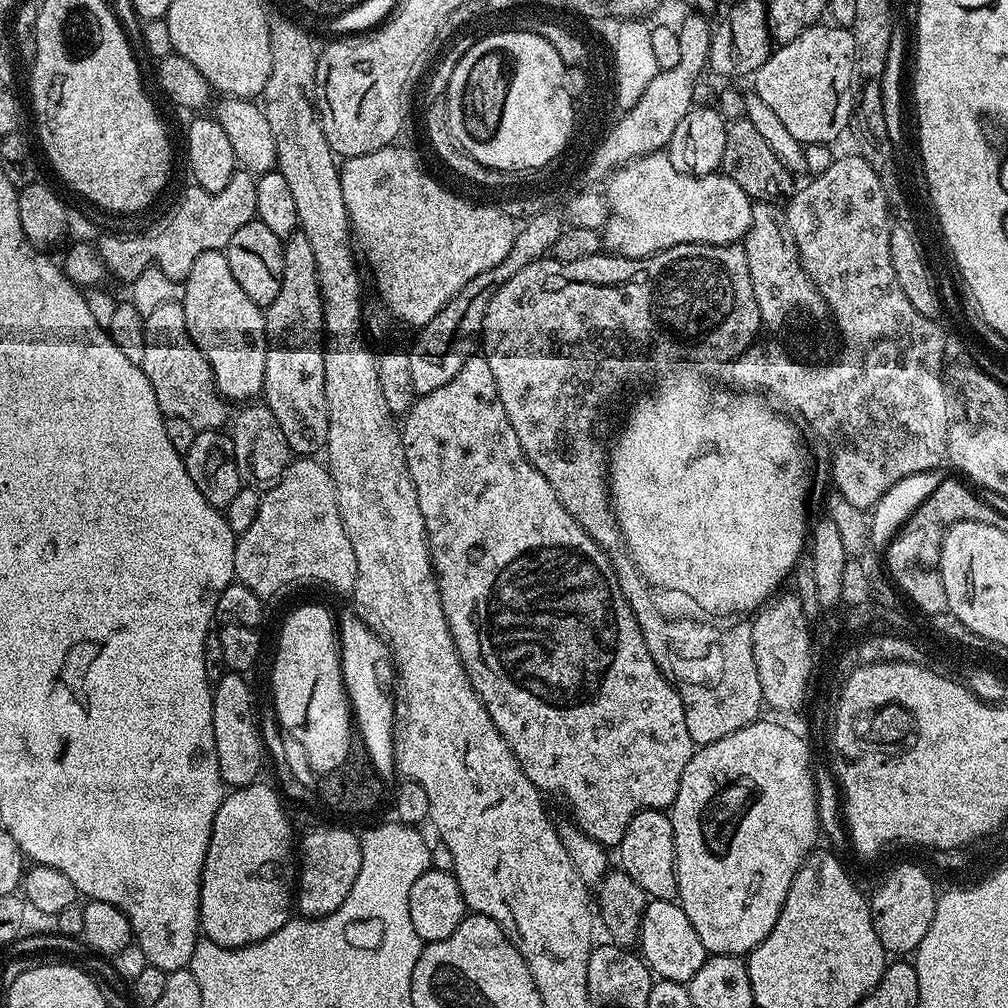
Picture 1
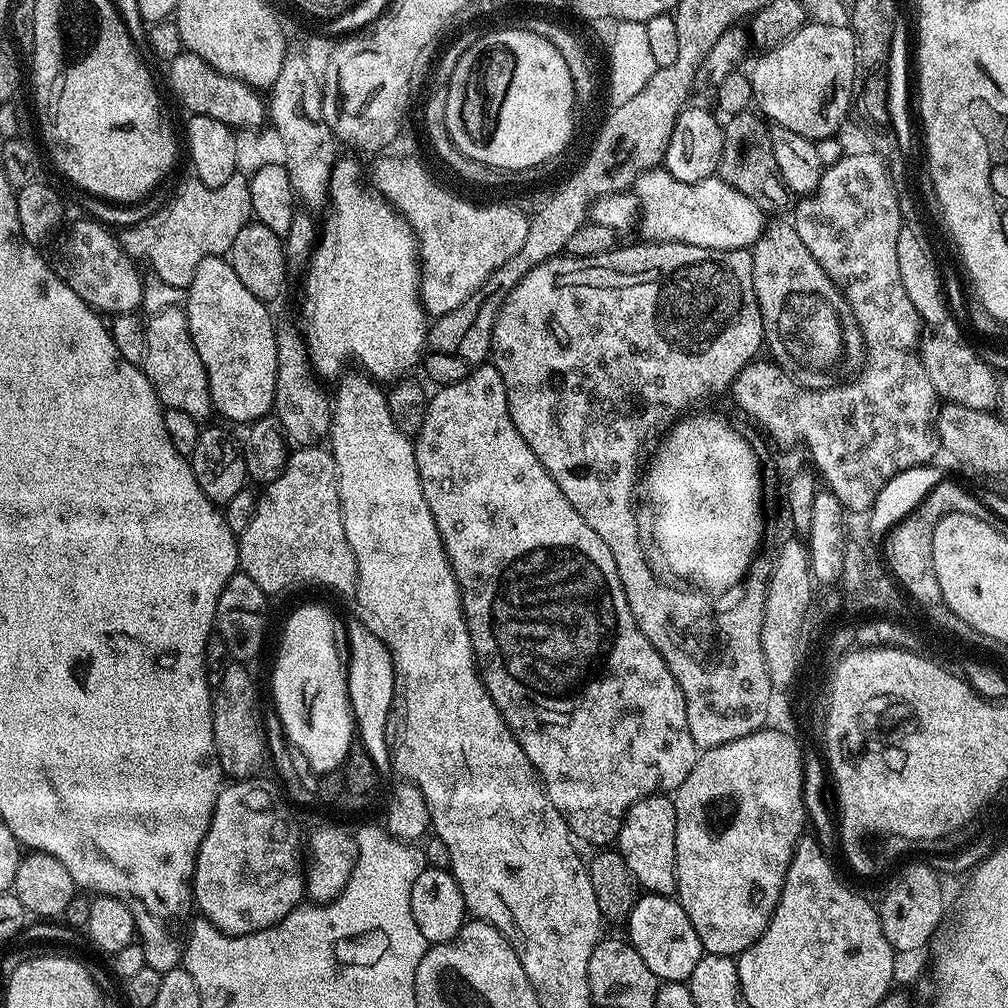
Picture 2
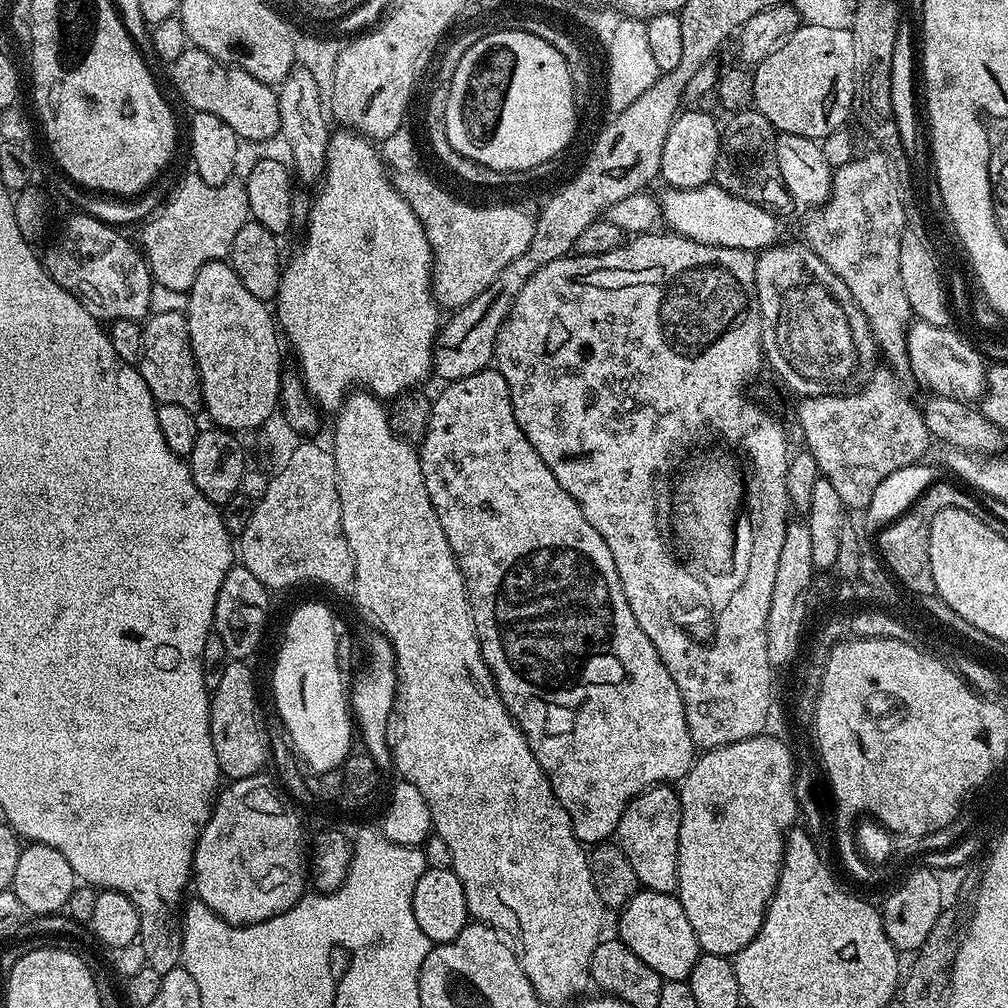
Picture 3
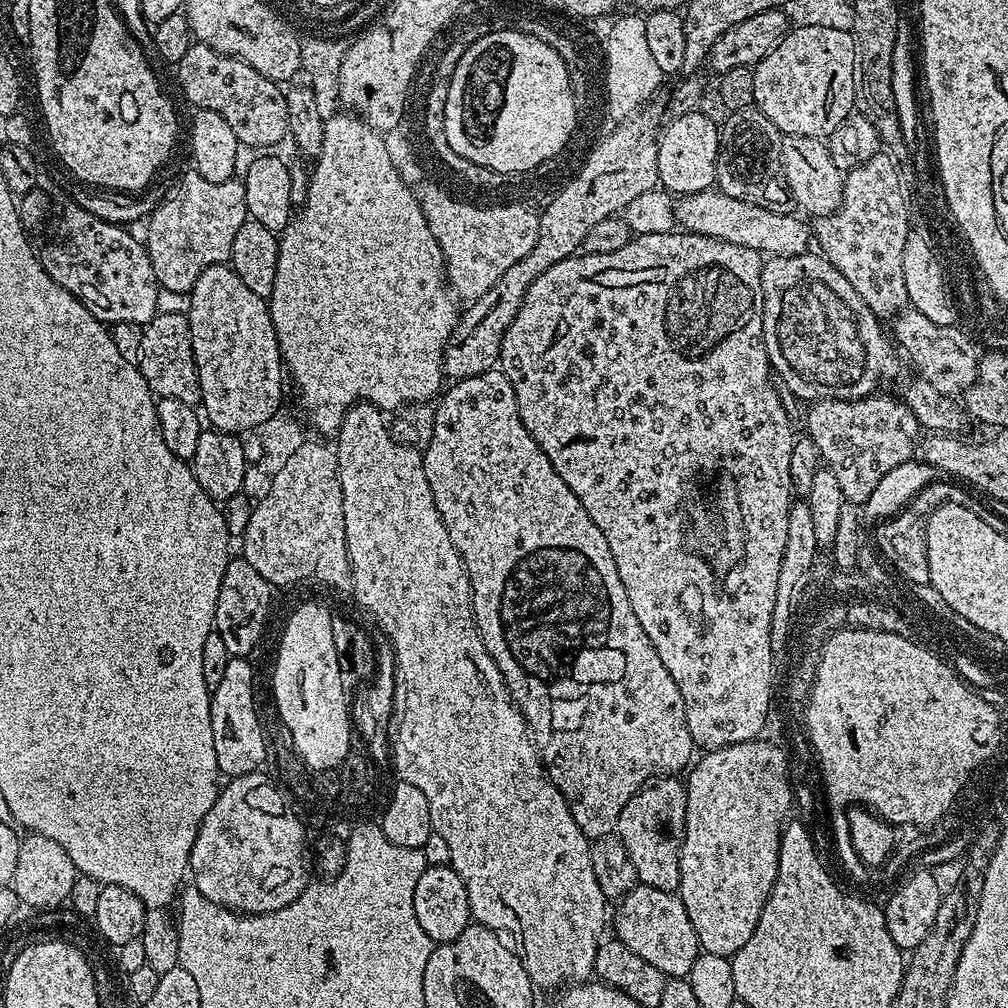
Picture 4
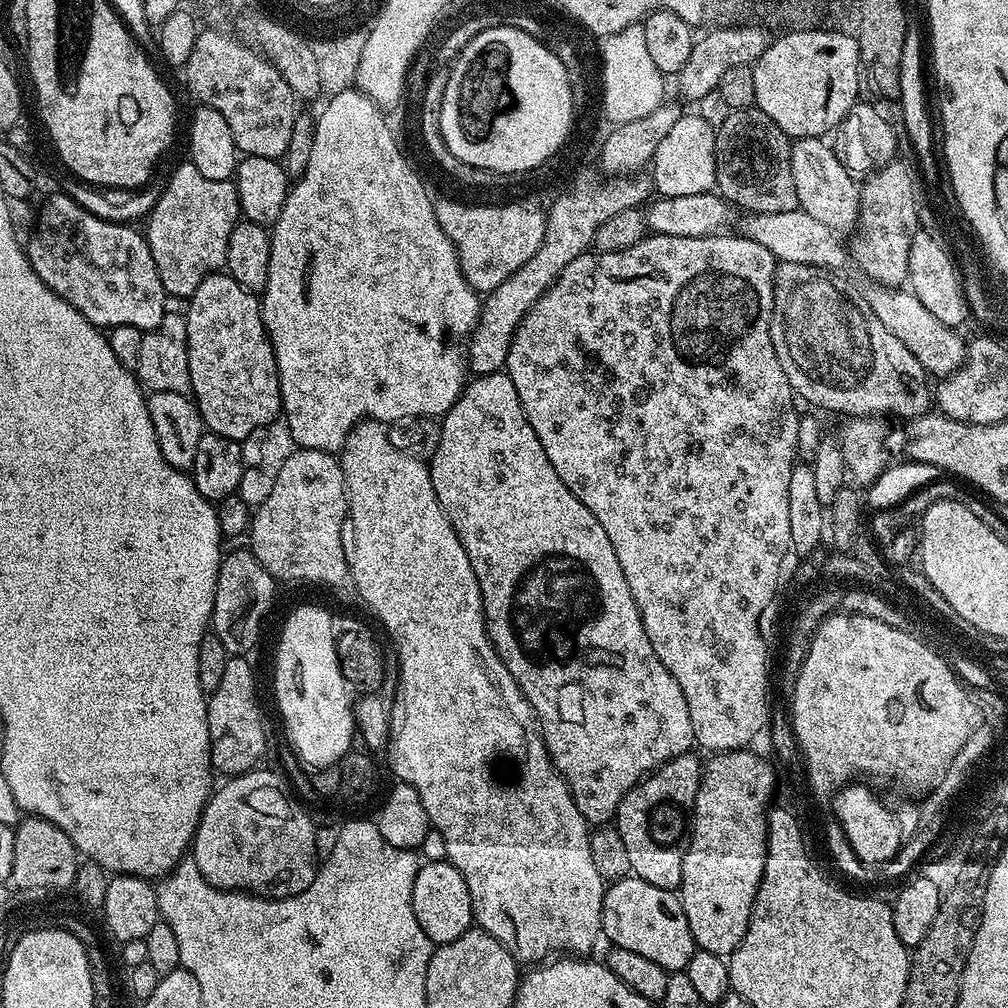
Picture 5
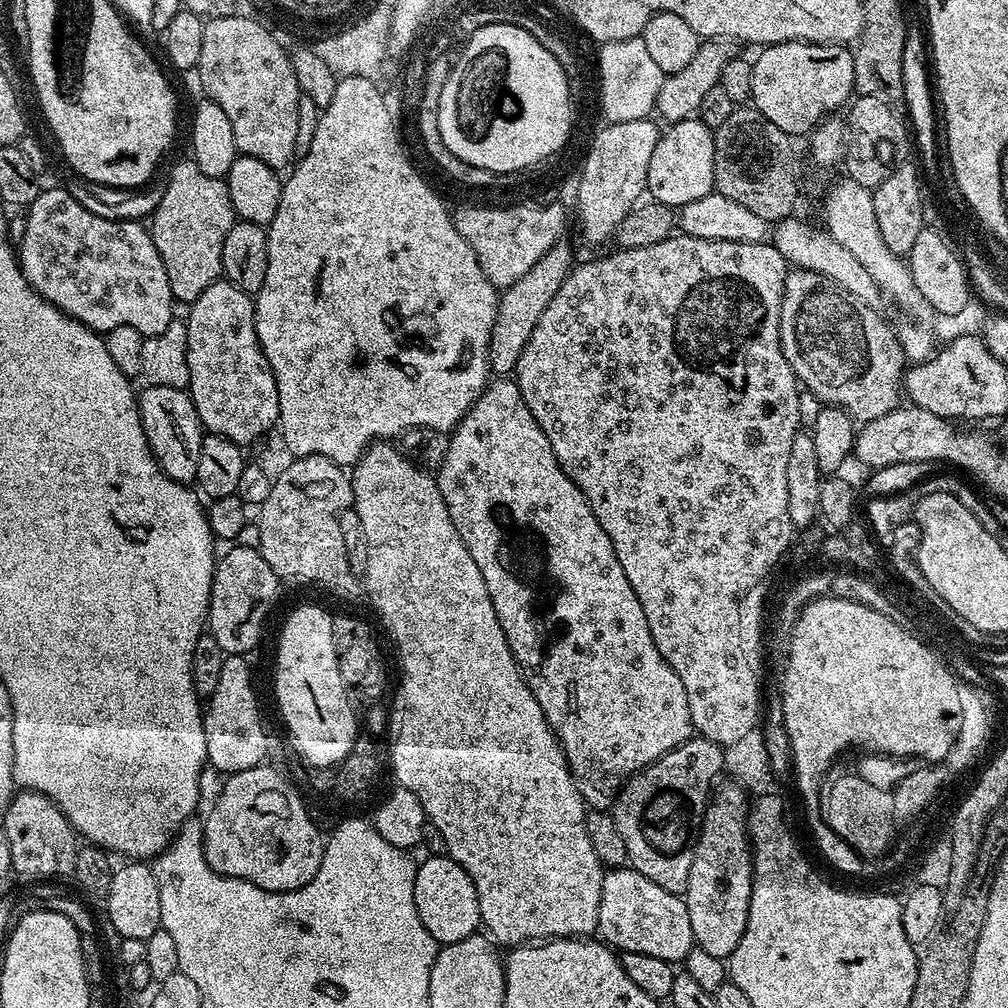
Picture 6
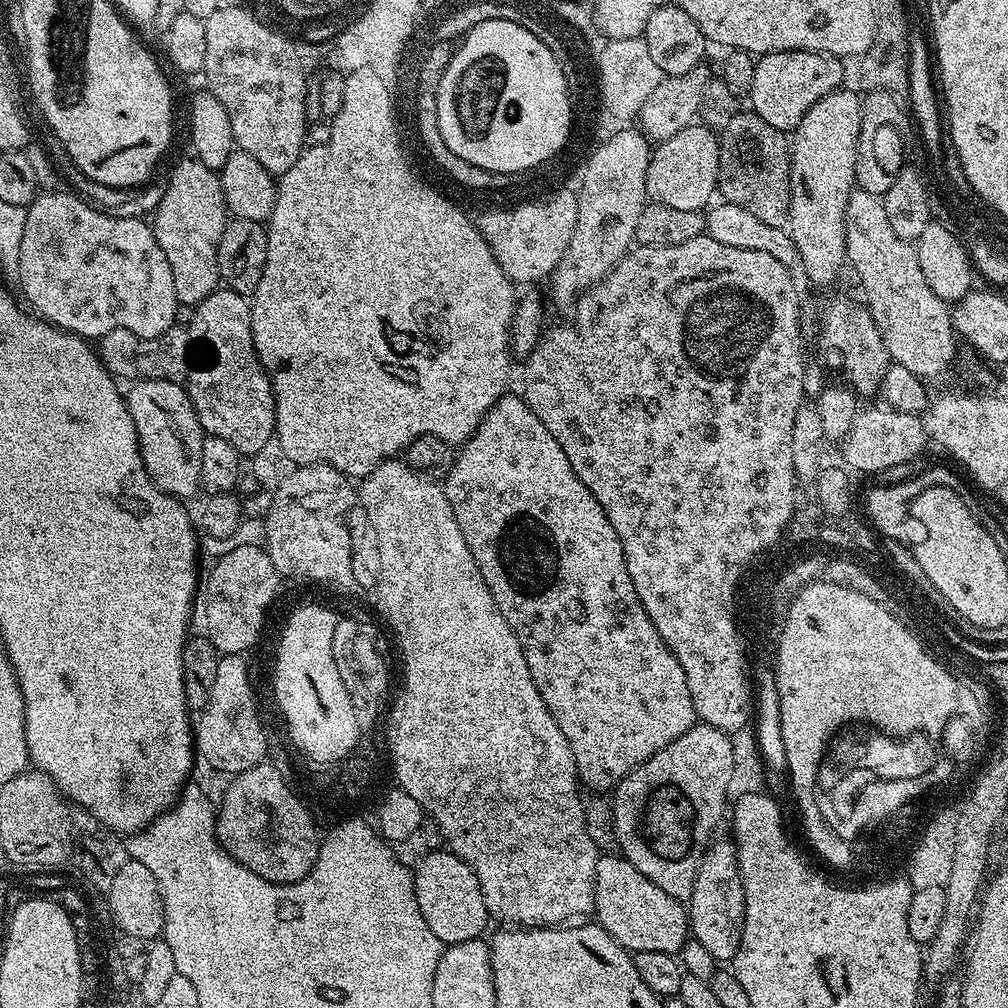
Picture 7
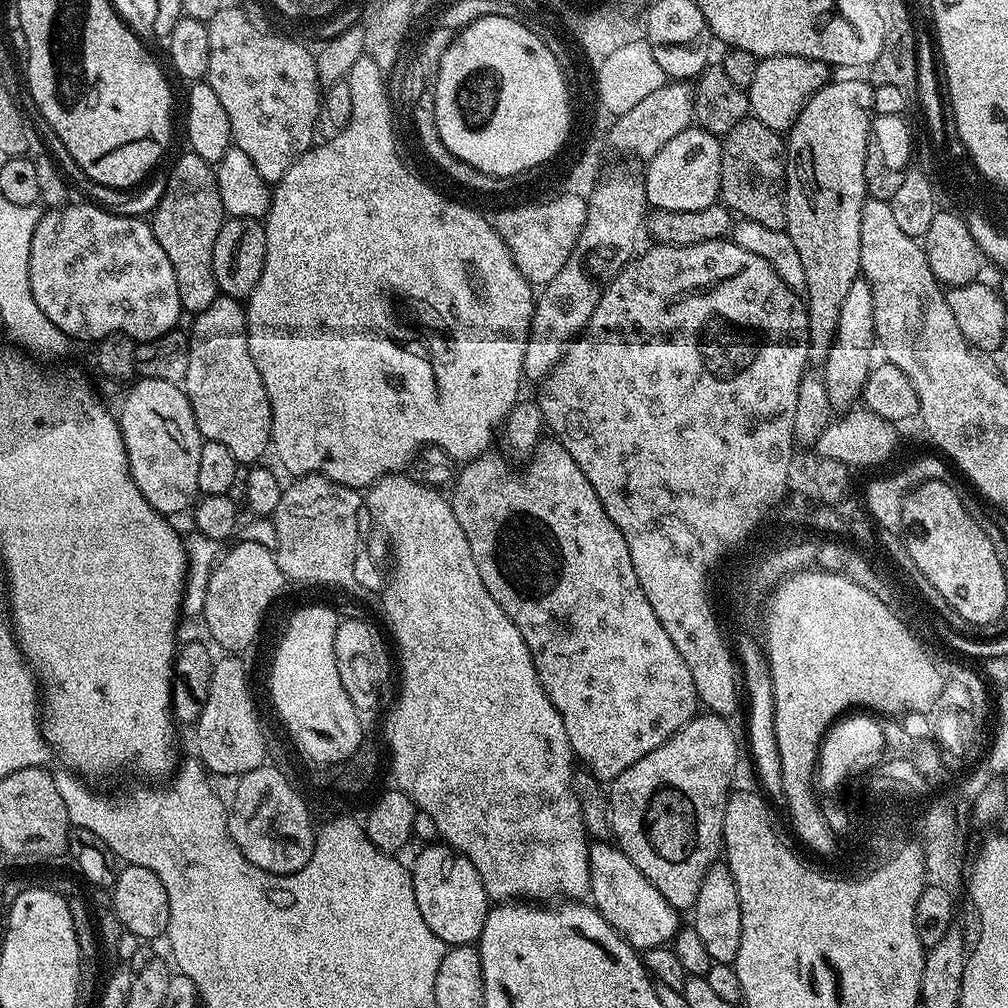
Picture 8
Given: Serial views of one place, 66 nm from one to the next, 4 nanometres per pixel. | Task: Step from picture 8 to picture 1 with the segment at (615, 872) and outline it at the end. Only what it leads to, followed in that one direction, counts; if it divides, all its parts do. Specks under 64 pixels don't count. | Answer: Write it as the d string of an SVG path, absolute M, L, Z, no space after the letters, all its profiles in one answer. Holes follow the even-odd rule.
M649 899L642 914L638 952L659 979L673 980L682 985L687 985L694 974L698 974L710 955L702 946L702 938L698 938L694 926L690 926L690 918L686 918L684 907L676 900L654 899Z

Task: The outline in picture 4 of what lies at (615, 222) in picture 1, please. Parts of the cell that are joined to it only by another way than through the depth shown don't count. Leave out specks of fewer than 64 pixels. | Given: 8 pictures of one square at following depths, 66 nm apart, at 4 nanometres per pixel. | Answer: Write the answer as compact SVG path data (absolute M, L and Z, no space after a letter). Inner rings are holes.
M719 190L685 196L675 205L674 211L681 229L695 232L697 236L712 236L722 242L752 248L761 254L796 256L810 248L809 225L807 228L798 217L762 210L762 206L750 206L750 202L738 202L738 198L725 196Z

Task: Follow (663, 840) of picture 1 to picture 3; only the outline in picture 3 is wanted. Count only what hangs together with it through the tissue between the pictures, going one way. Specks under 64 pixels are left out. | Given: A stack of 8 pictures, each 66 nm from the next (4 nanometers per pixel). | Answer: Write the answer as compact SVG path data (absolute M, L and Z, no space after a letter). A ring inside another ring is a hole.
M671 787L647 788L626 806L616 827L615 839L626 854L640 888L649 892L677 891L676 867L678 866L678 834L680 833L680 797Z

